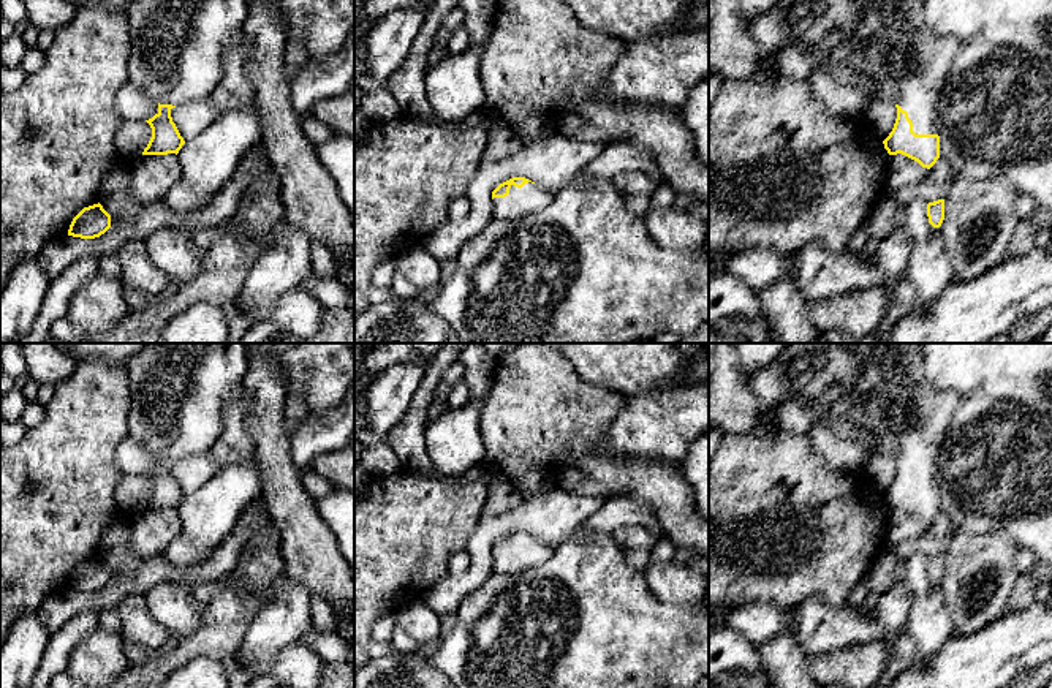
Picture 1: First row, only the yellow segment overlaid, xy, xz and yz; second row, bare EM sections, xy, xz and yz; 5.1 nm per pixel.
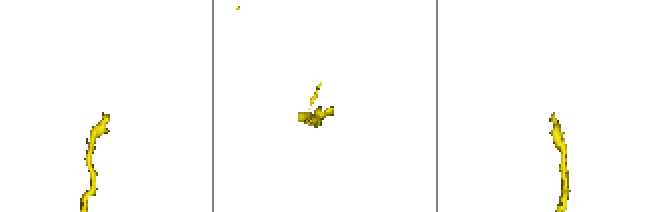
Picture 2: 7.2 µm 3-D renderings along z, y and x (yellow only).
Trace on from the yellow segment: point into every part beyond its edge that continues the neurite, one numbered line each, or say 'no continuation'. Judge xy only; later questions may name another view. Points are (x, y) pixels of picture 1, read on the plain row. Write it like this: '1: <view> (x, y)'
1: xy (177, 391)

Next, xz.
1: xz (530, 552)

